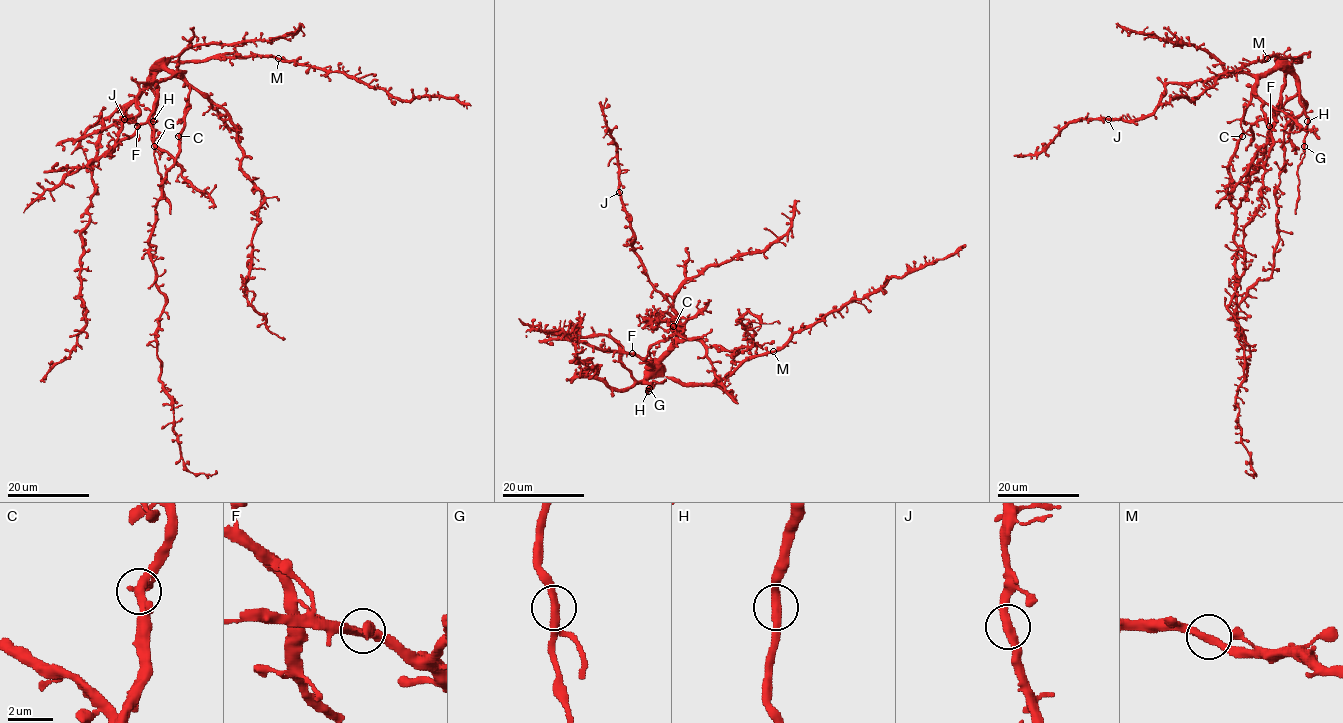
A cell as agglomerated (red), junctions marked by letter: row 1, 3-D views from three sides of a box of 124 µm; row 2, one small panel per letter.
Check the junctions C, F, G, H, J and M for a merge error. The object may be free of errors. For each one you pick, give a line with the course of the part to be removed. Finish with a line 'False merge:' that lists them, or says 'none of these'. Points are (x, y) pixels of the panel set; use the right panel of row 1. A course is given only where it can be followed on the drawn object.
G: course (1304, 146), (1300, 159)
False merge: G

